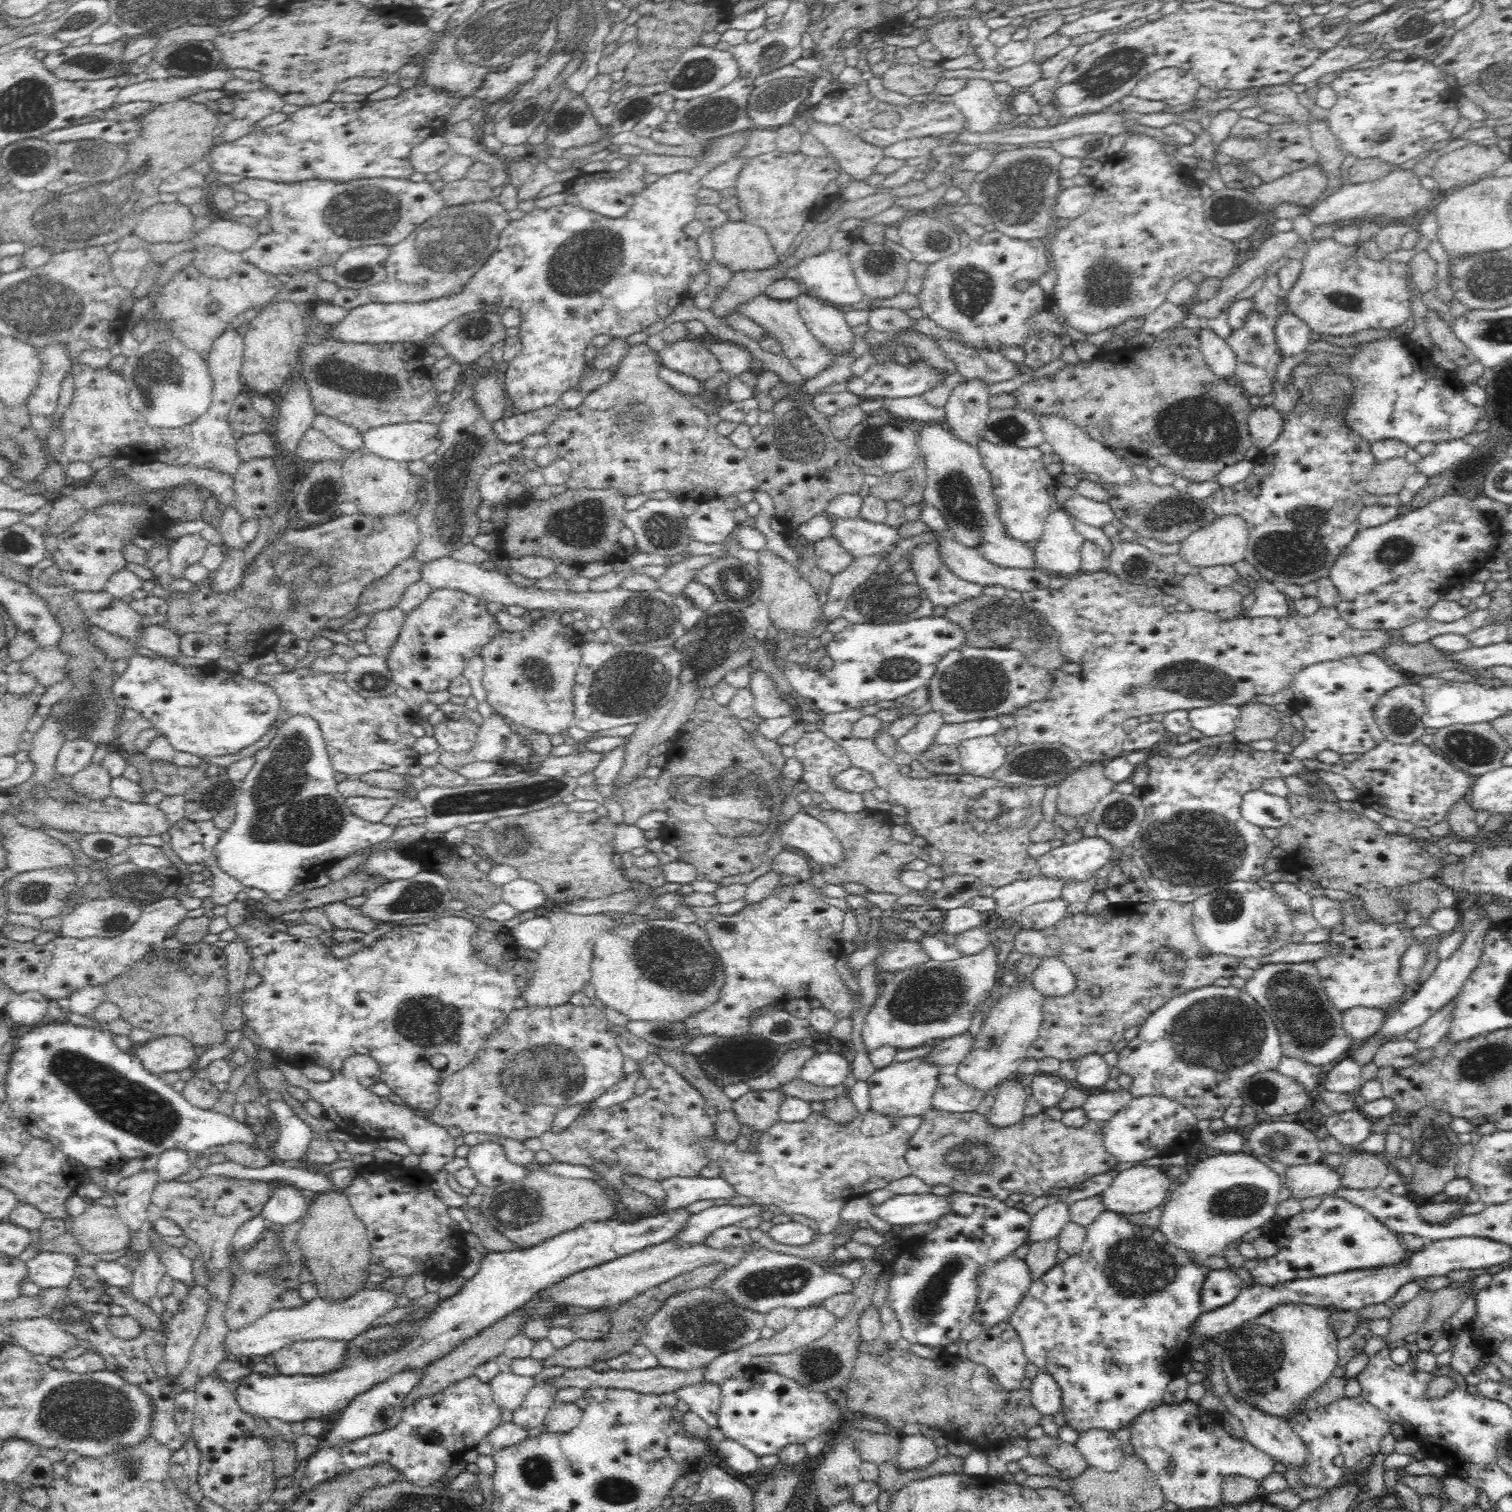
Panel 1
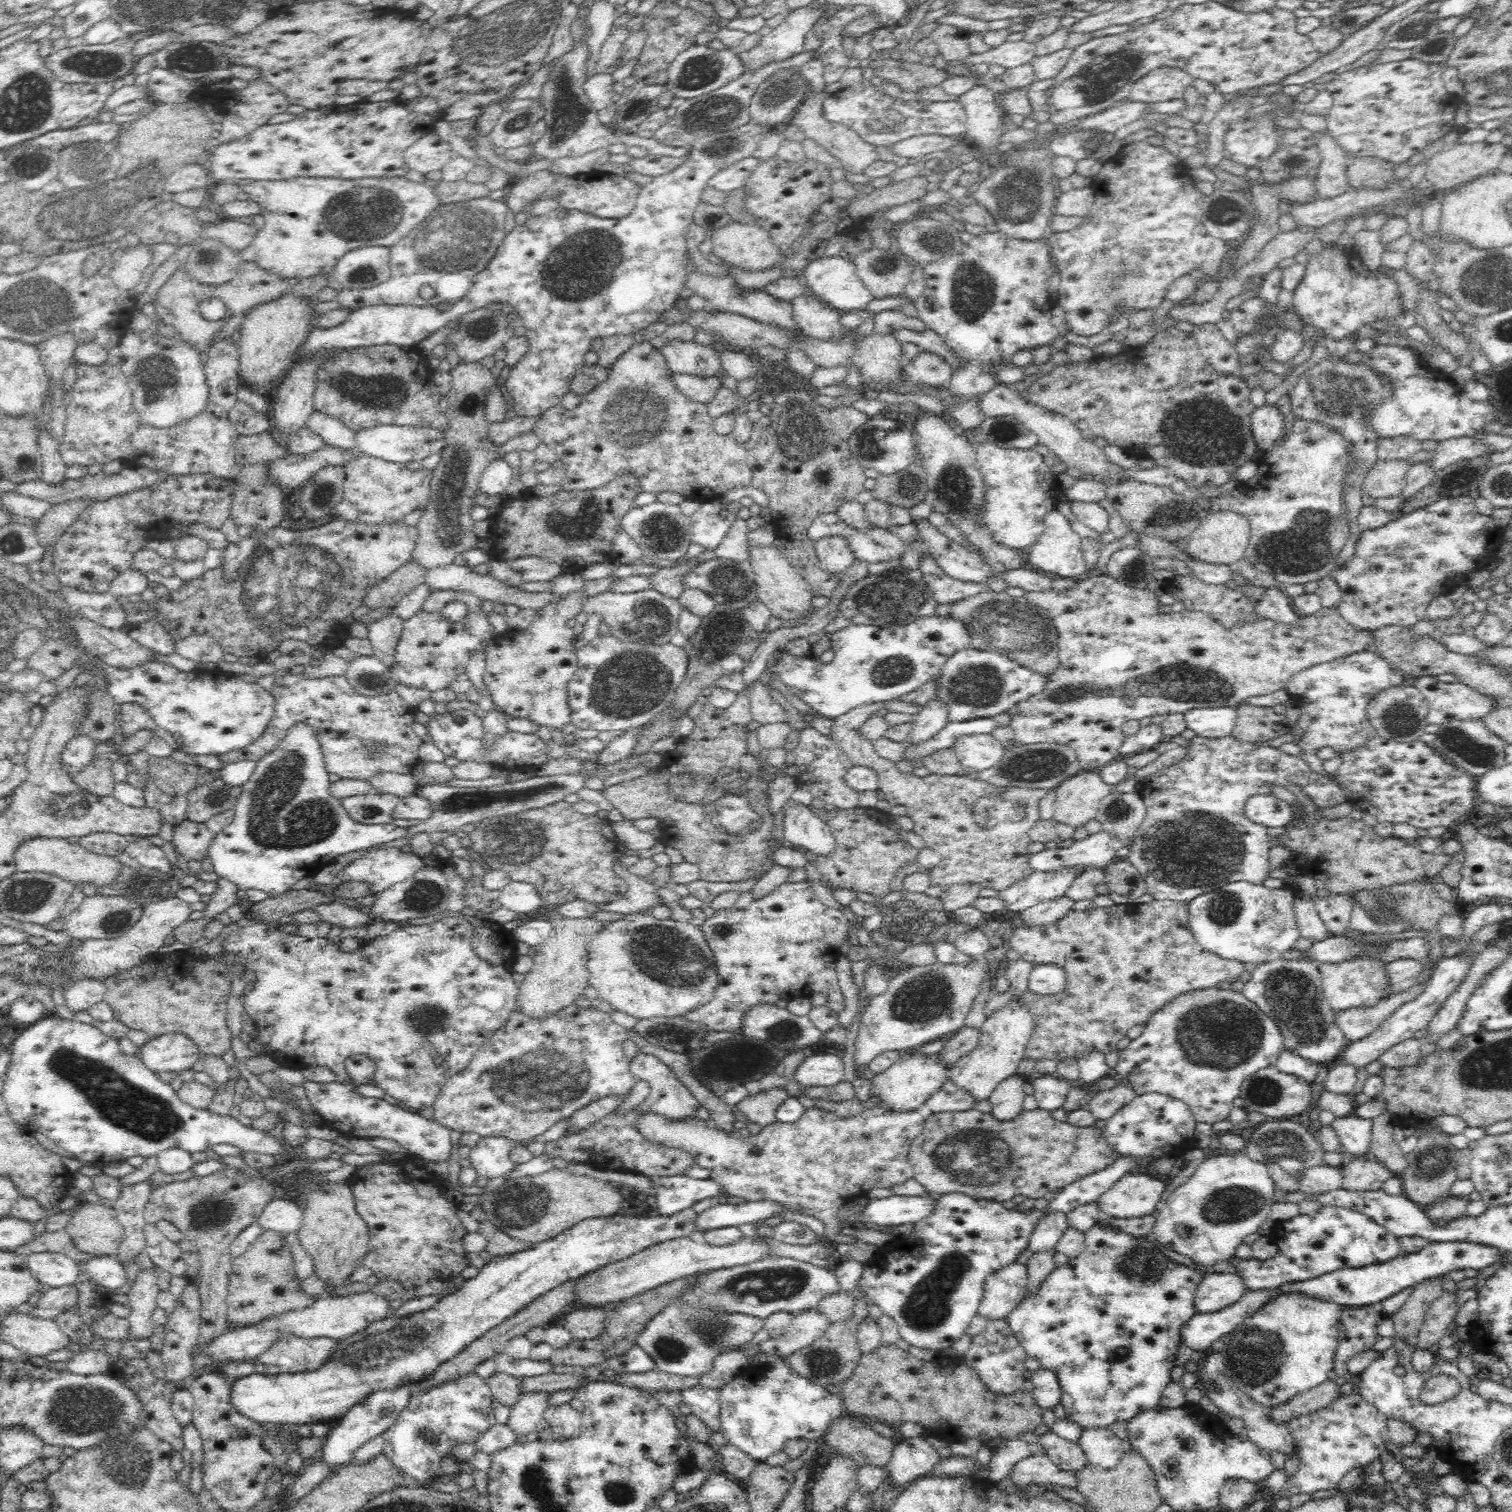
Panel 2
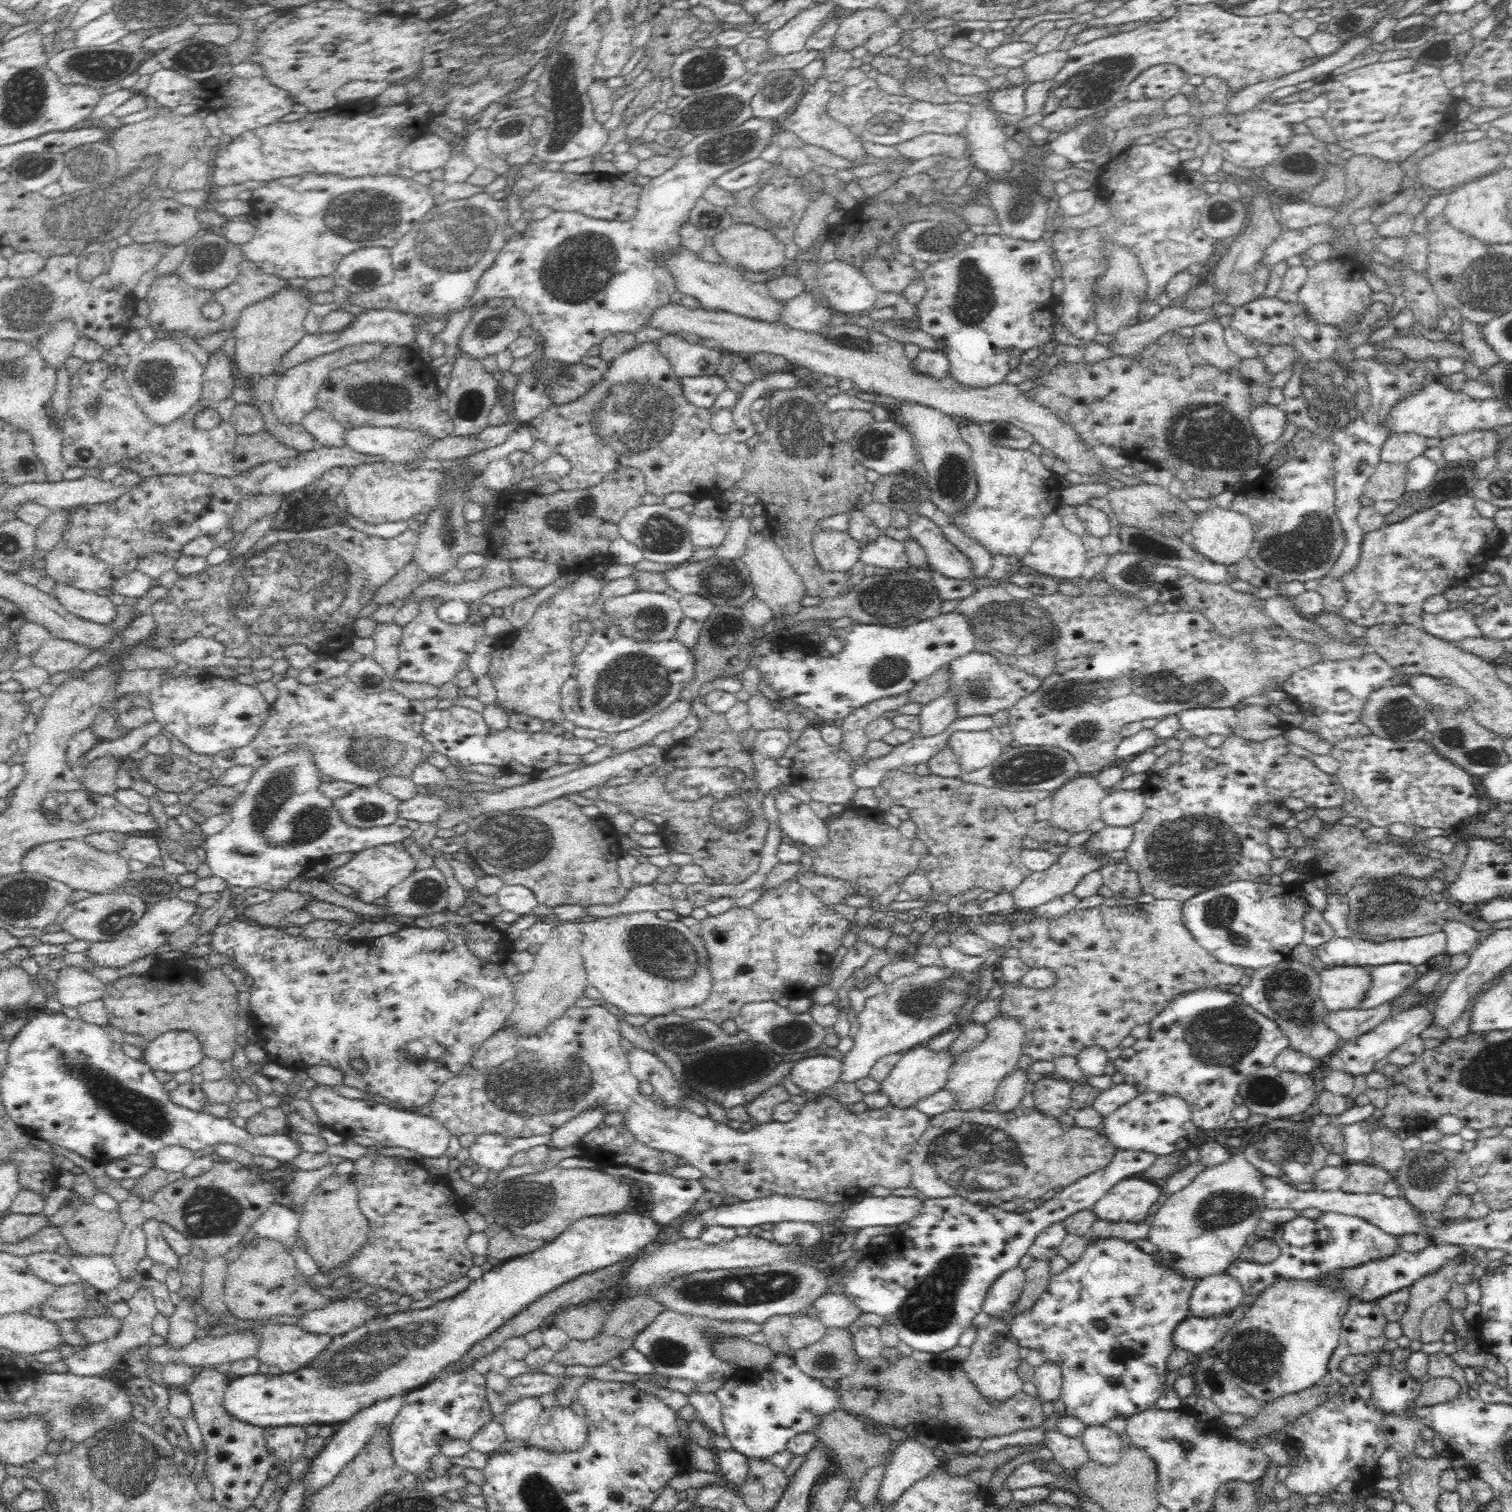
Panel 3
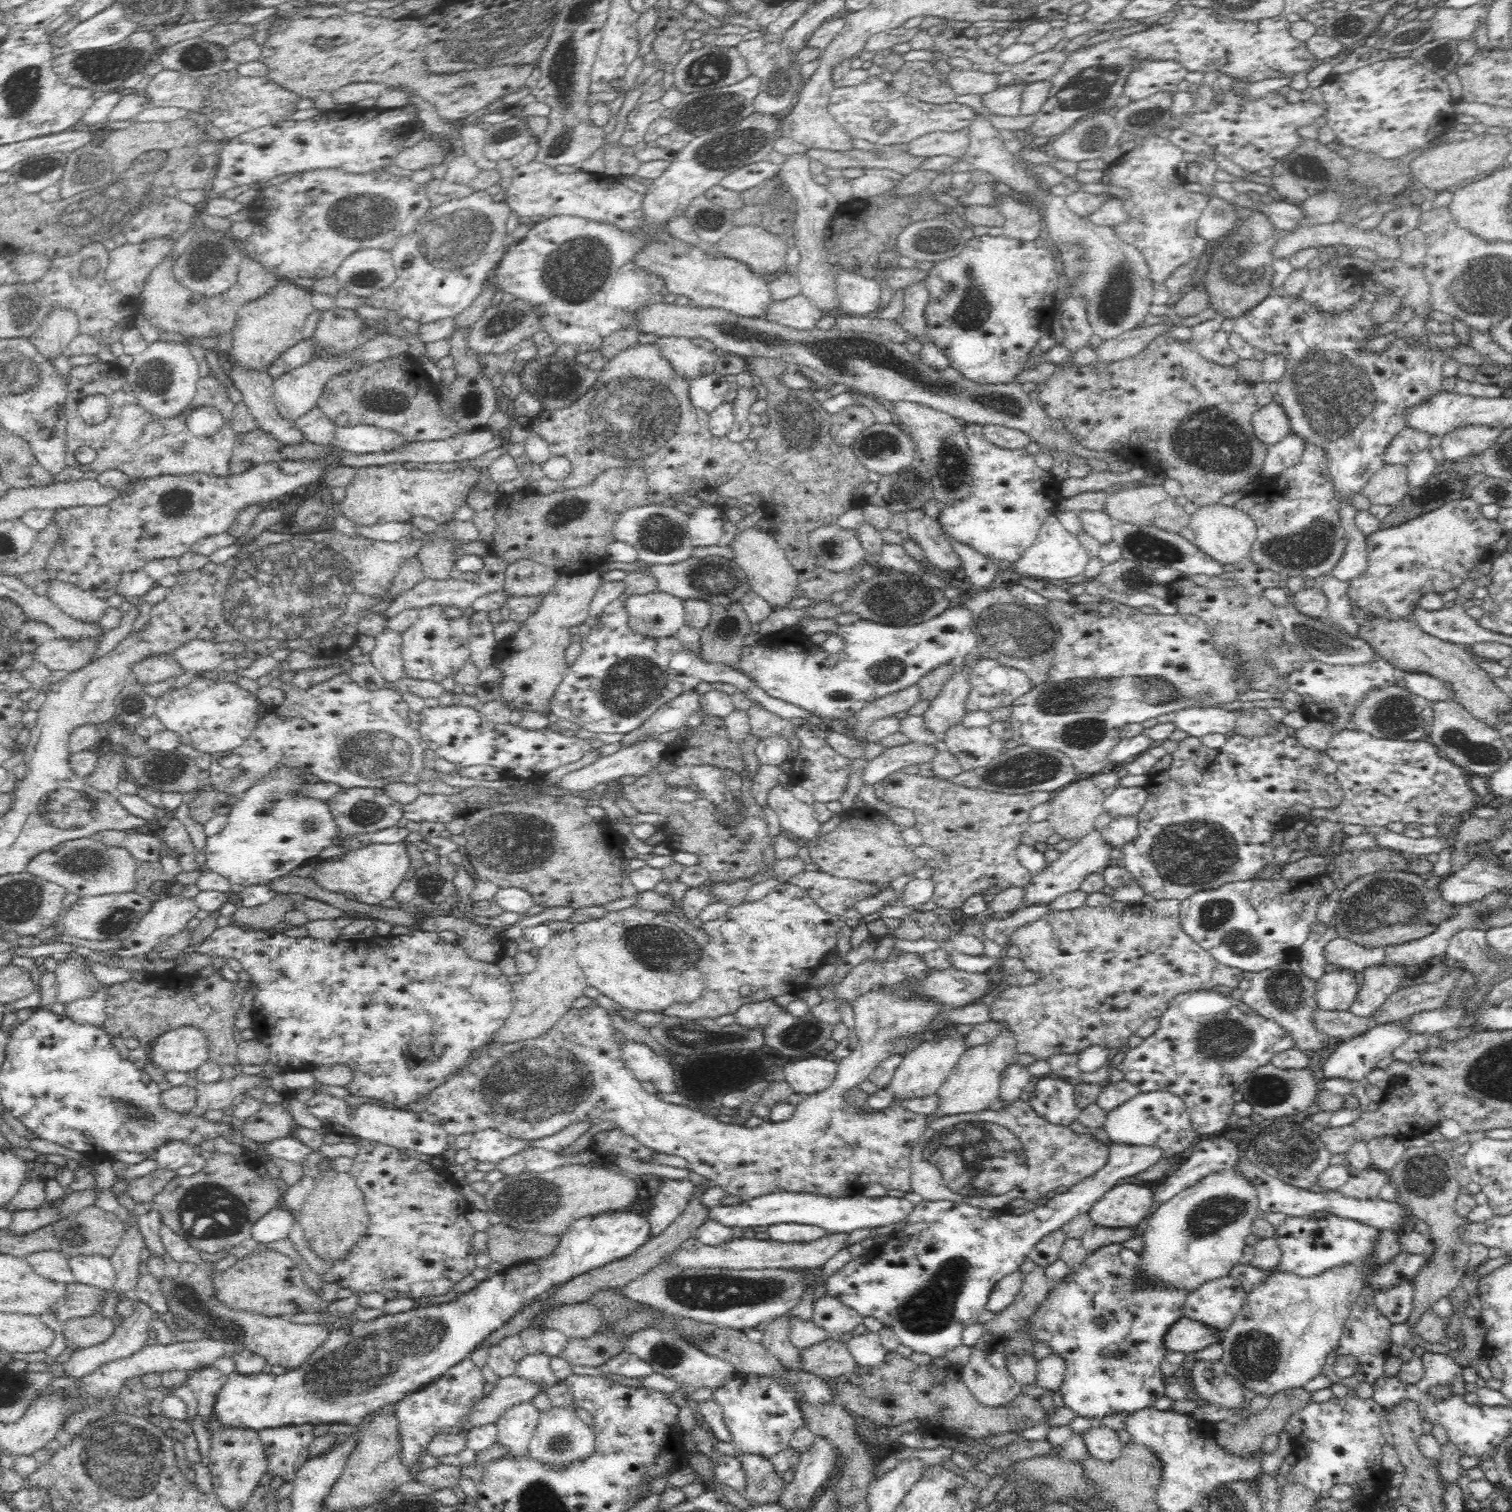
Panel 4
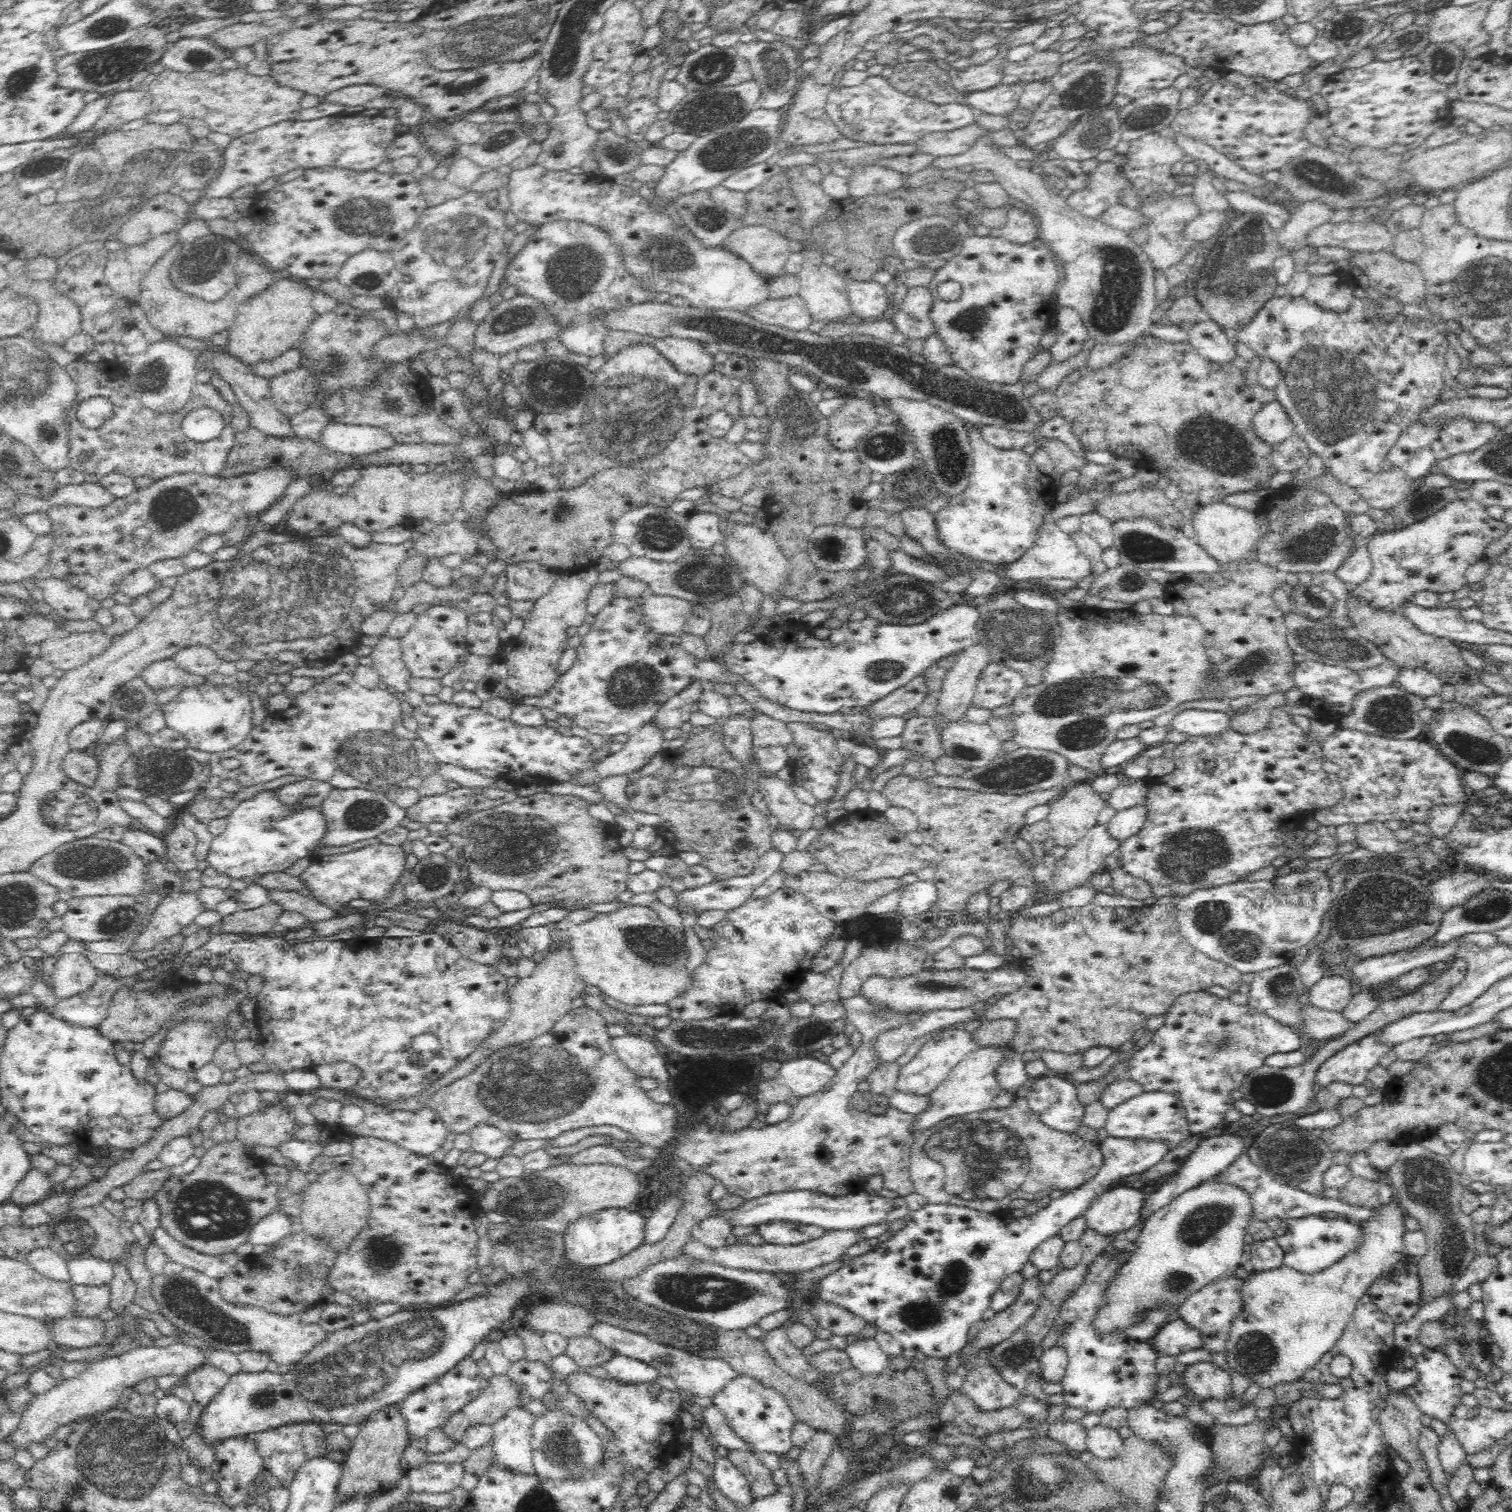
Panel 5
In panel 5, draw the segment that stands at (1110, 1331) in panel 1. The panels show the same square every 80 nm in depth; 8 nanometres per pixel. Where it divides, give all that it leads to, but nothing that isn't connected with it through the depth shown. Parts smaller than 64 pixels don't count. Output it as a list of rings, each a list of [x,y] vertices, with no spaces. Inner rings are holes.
[[[1098,1255],[1092,1263],[1080,1288],[1062,1304],[1057,1318],[1057,1326],[1066,1324],[1068,1329],[1058,1340],[1058,1346],[1068,1353],[1069,1364],[1062,1380],[1064,1399],[1072,1408],[1084,1408],[1088,1413],[1103,1413],[1107,1408],[1121,1406],[1131,1409],[1144,1405],[1146,1400],[1157,1396],[1155,1384],[1159,1378],[1155,1368],[1157,1353],[1149,1346],[1148,1338],[1158,1332],[1158,1328],[1177,1316],[1176,1309],[1148,1311],[1129,1329],[1116,1331],[1109,1335],[1098,1335],[1092,1327],[1094,1314],[1104,1302],[1104,1290],[1110,1278],[1128,1258],[1117,1255],[1106,1259]]]

